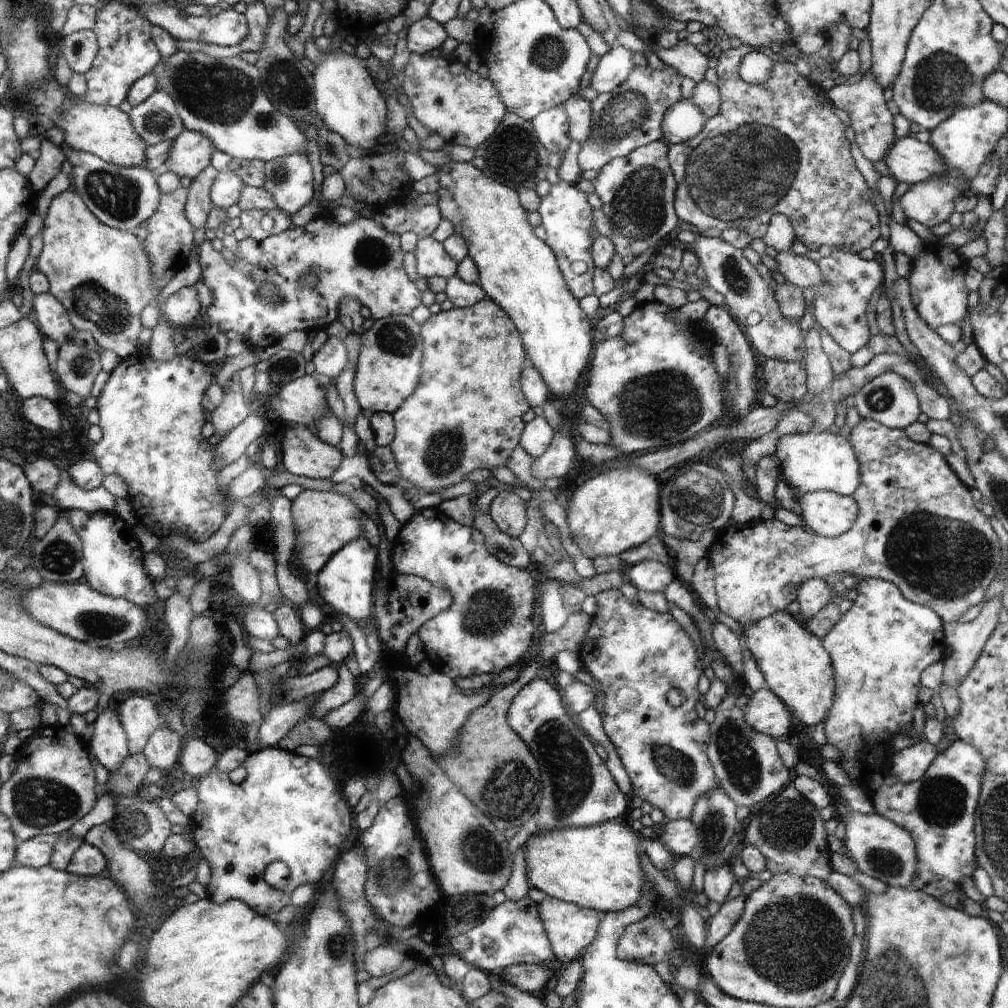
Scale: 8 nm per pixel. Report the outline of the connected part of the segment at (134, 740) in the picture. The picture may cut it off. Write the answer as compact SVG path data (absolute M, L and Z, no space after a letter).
M133 695L116 709L127 734L130 755L142 753L154 730L166 725L160 708L142 696Z

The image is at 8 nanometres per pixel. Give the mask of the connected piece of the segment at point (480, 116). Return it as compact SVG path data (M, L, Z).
M411 53L408 64L403 70L405 77L401 86L413 106L414 115L422 123L422 126L427 128L428 135L438 134L446 143L476 149L494 134L498 124L502 122L503 116L507 113L501 93L491 79L485 79L477 72L470 71L467 64L458 59L446 56L421 58L420 55Z

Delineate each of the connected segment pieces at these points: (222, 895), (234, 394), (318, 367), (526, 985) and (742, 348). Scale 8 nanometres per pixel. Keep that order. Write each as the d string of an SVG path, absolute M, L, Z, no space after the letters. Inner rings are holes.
M266 747L258 749L257 751L250 752L243 762L243 767L247 770L246 778L240 783L233 781L233 774L226 774L222 771L212 769L212 772L201 780L197 787L198 804L196 810L193 812L191 818L192 824L190 826L190 834L193 838L193 843L198 848L200 854L208 861L211 870L211 879L206 886L207 896L213 899L215 903L224 904L226 901L239 900L245 902L249 907L253 907L258 914L274 917L286 904L291 904L292 890L297 886L303 884L316 884L318 880L322 880L322 876L332 868L332 864L336 862L338 854L340 854L340 846L342 842L346 840L346 836L350 834L350 828L352 828L352 814L348 810L348 804L346 800L342 798L340 790L334 786L328 770L324 764L320 764L319 760L308 760L308 757L303 757L298 753L293 753L282 749L281 747ZM272 862L284 862L288 868L290 868L290 878L288 878L288 886L286 890L278 890L278 888L272 888L266 884L264 880L264 870L268 868L268 864Z
M234 380L224 386L222 402L210 412L215 432L228 434L236 429L251 414L248 403L238 381Z
M330 337L323 346L313 354L315 371L324 374L335 382L347 365L348 357L344 341Z
M524 963L509 966L500 971L500 976L505 981L530 993L540 992L544 984L550 980L550 974L552 972L544 968L544 965Z
M710 305L710 308L706 311L704 320L713 327L713 337L716 342L727 348L730 360L726 383L728 400L734 402L734 410L740 410L740 412L736 412L738 416L746 416L752 410L754 402L756 402L756 384L758 384L758 380L756 380L756 360L754 360L752 348L748 346L746 336L740 330L741 326L738 326L732 320L732 317L733 315L726 312L725 306L717 307L716 305Z

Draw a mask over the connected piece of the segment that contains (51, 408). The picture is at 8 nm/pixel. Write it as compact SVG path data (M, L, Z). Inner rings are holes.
M42 397L23 400L22 416L41 429L58 432L61 429L62 413L60 404Z

